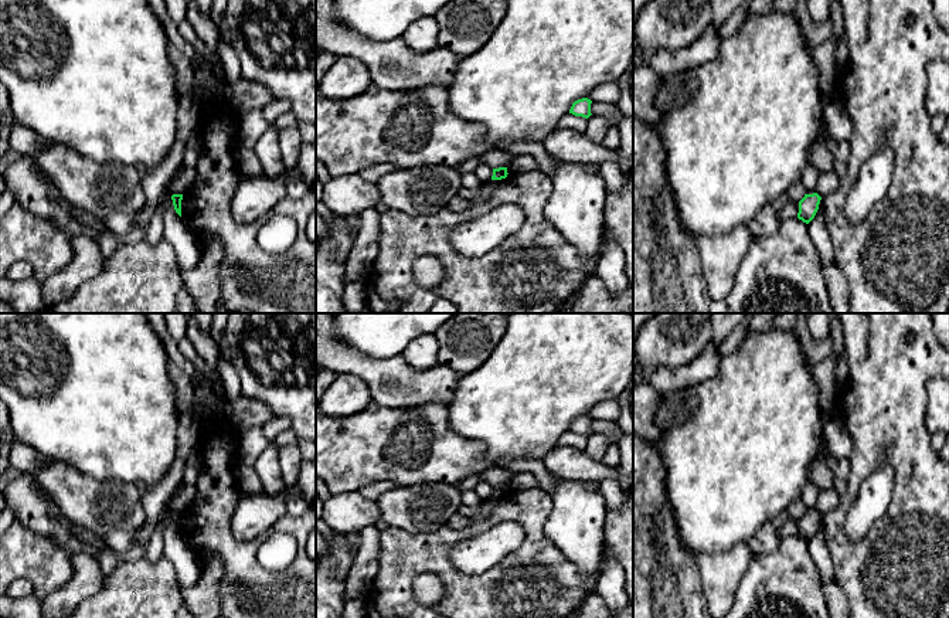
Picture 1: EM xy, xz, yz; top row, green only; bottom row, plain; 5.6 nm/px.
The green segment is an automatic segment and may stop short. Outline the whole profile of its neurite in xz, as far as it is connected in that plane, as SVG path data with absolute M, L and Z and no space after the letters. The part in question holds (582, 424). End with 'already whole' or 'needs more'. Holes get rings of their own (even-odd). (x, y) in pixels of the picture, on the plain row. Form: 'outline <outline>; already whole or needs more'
outline M588 415L578 417L572 421L569 431L588 437L592 432L591 431L591 421L592 421L592 418Z; already whole

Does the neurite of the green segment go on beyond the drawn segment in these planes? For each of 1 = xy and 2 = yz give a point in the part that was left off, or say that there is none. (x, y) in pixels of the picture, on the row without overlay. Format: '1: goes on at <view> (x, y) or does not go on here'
1: does not go on here
2: does not go on here

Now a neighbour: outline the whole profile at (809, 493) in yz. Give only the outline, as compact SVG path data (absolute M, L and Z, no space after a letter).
M807 482L799 496L803 502L806 512L816 510L817 495L819 495L819 489L812 482Z

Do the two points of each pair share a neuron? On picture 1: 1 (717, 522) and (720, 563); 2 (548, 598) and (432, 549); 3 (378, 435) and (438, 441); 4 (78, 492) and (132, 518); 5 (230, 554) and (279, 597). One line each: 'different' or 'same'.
1: different
2: same
3: same
4: same
5: same

